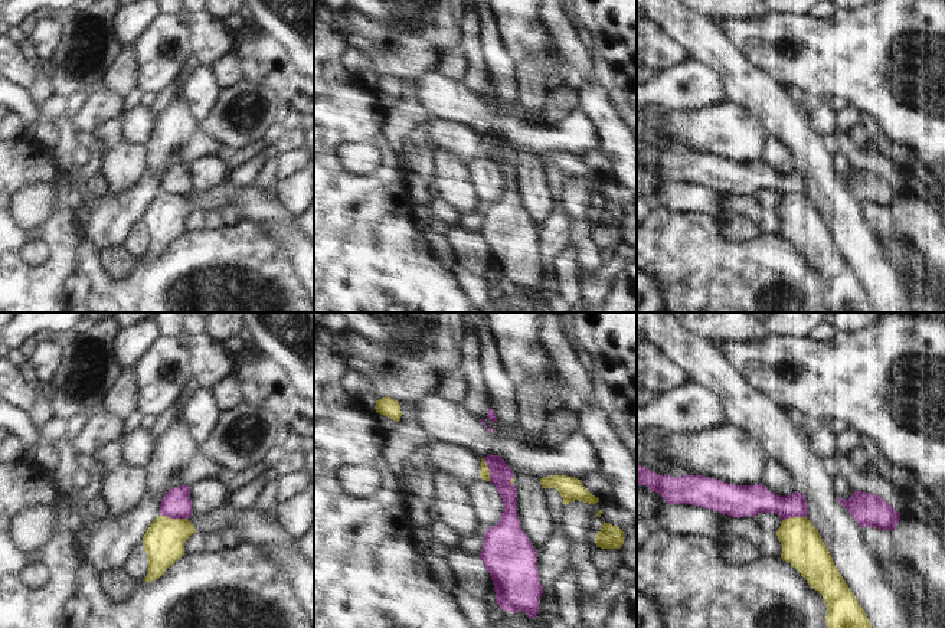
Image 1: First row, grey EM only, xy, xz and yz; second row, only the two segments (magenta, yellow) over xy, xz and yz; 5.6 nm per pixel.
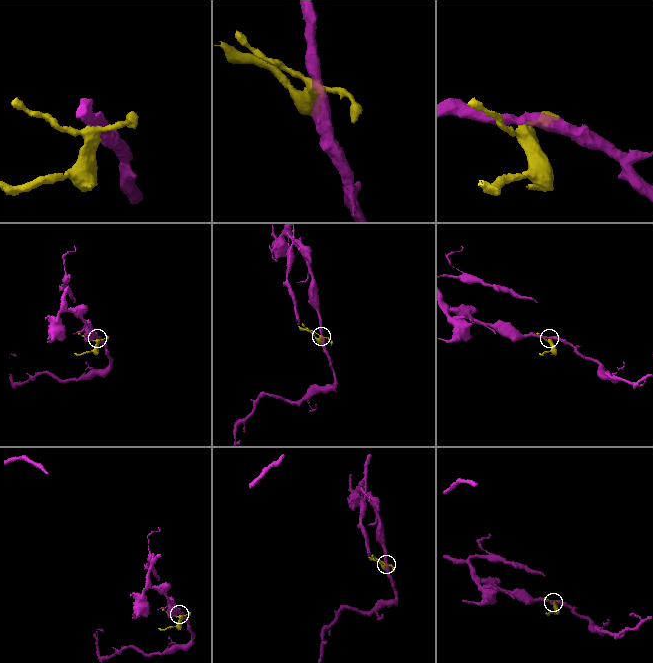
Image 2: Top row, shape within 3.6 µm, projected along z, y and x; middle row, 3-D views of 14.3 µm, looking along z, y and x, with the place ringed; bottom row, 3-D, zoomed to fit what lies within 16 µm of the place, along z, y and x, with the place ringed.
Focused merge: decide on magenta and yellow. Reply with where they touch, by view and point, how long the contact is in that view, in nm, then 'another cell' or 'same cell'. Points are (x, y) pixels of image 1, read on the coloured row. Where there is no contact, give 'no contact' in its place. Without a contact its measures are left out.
xy (173, 517) | 160 nm | another cell

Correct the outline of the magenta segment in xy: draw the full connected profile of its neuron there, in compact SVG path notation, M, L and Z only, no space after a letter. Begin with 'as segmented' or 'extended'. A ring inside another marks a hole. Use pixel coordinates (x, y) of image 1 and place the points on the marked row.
as segmented; M180 485L169 490L161 500L160 514L170 519L189 519L193 516L190 487Z

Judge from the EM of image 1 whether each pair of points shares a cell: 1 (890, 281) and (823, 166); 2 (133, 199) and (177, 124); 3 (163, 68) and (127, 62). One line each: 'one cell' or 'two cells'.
1: one cell
2: two cells
3: two cells

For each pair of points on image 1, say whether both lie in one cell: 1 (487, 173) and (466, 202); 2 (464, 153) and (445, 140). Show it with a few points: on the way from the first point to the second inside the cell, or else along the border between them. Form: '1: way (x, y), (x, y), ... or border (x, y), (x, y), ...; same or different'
1: border (466, 166), (470, 175), (470, 186), (480, 202); different
2: way (460, 149), (450, 140); same

